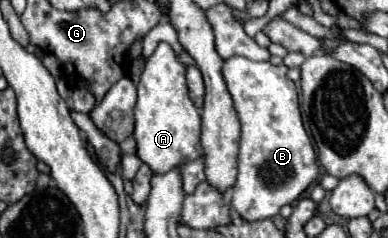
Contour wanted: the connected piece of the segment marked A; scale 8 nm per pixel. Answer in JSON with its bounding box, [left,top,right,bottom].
[134,44,202,174]

